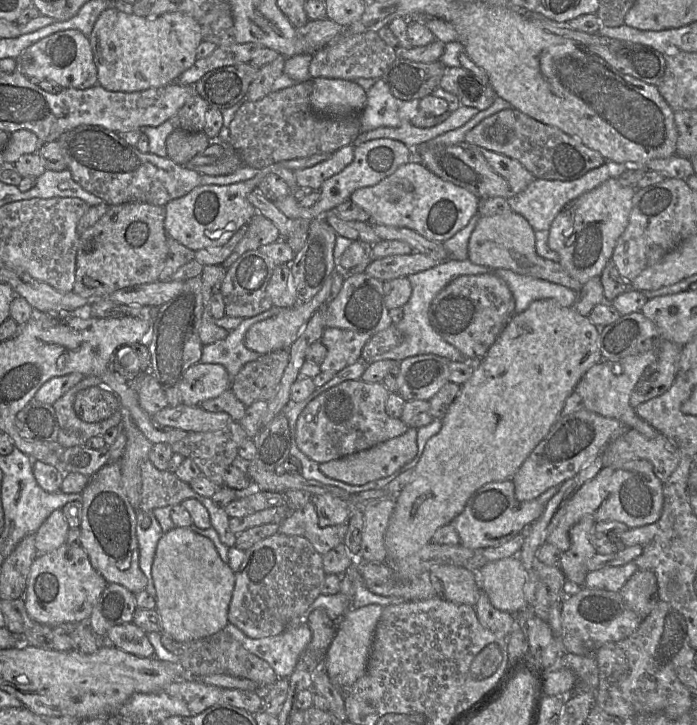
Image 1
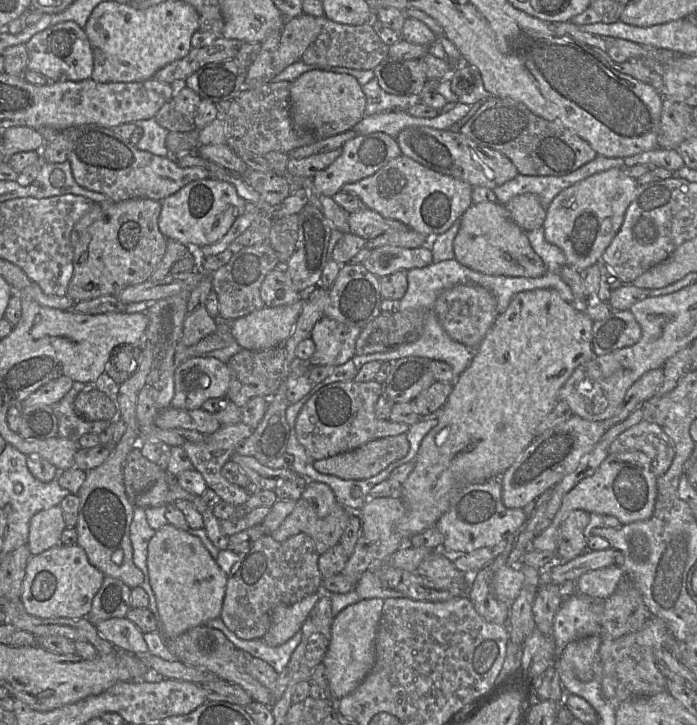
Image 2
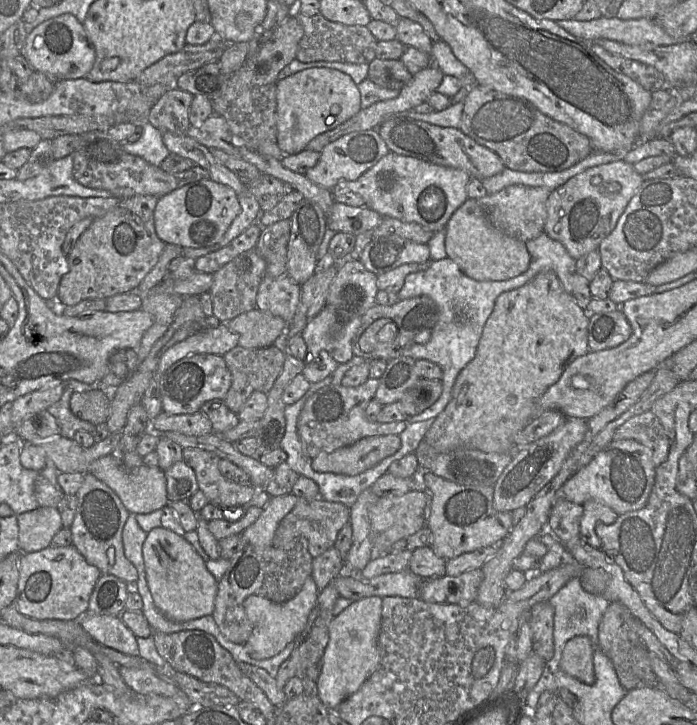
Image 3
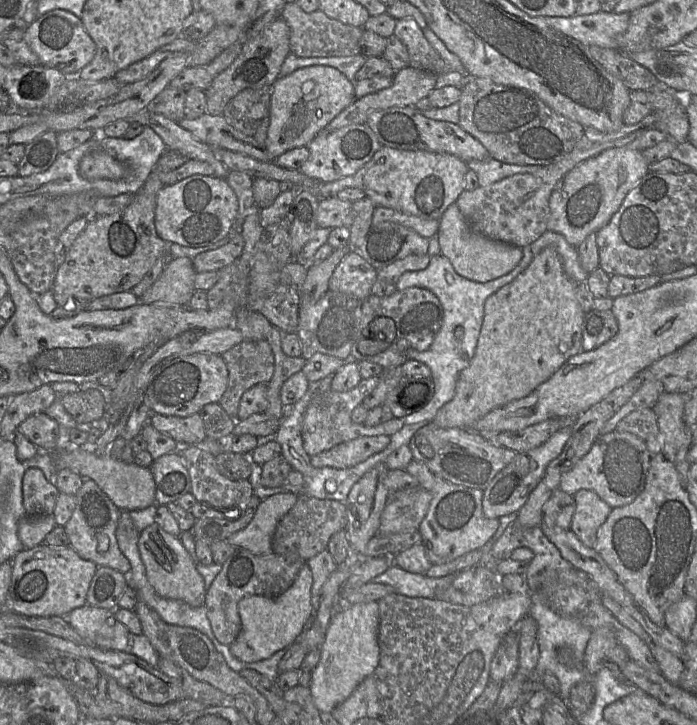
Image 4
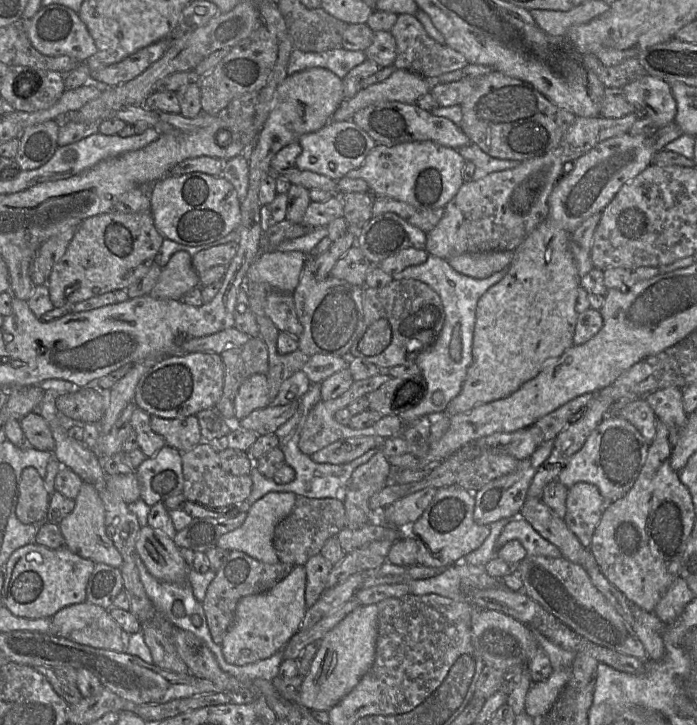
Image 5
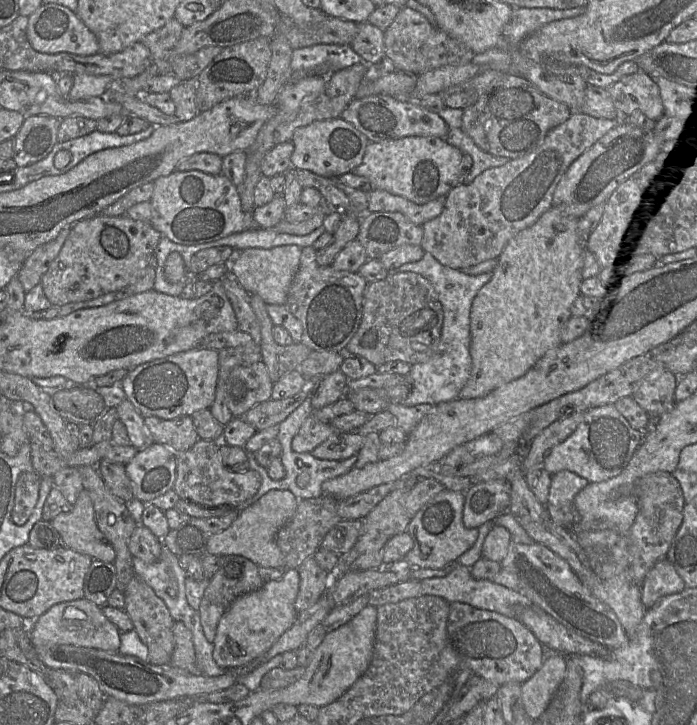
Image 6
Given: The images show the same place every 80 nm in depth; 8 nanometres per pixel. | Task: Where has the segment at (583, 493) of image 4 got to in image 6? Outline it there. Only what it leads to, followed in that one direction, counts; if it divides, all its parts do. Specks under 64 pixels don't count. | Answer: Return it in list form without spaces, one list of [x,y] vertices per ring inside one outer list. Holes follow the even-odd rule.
[[[568,470],[552,475],[546,507],[553,522],[571,530],[577,520],[574,499],[588,484],[587,479]]]

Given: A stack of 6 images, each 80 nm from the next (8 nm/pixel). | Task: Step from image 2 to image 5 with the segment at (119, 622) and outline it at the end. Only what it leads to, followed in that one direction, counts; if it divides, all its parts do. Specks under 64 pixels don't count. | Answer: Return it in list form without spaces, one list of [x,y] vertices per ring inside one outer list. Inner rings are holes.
[[[87,601],[83,602],[83,603],[79,603],[79,604],[73,604],[73,605],[69,605],[66,606],[62,609],[60,609],[56,614],[54,614],[51,617],[51,621],[52,621],[52,633],[47,633],[47,634],[51,634],[54,636],[58,636],[58,637],[62,637],[65,639],[69,639],[71,641],[77,642],[79,644],[83,644],[83,645],[88,645],[94,648],[100,648],[100,649],[106,649],[106,650],[112,650],[115,652],[124,652],[124,645],[123,645],[123,630],[122,628],[119,626],[119,624],[112,618],[112,616],[109,614],[107,609],[102,608],[101,606],[97,606],[95,604],[91,604]]]

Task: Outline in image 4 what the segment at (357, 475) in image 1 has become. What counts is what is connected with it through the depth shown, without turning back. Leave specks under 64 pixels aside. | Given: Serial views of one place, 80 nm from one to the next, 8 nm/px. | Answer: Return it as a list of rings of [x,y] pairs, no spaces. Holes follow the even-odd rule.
[[[387,435],[359,437],[312,456],[311,463],[317,468],[351,468],[381,452],[389,443]]]

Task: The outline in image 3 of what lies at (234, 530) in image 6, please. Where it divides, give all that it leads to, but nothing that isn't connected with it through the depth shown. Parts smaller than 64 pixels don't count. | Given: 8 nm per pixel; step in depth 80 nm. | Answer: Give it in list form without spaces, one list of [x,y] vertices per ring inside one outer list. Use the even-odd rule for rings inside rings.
[[[293,493],[271,497],[258,519],[241,536],[248,545],[270,547],[282,519],[295,507],[298,497]]]

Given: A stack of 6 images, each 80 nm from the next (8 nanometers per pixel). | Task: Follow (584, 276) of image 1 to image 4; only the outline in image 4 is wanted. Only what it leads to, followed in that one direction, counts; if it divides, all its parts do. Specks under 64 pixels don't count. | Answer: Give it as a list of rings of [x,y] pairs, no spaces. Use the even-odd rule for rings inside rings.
[[[615,147],[588,158],[570,170],[549,198],[548,231],[557,232],[574,247],[608,223],[627,193],[649,172],[641,150]]]

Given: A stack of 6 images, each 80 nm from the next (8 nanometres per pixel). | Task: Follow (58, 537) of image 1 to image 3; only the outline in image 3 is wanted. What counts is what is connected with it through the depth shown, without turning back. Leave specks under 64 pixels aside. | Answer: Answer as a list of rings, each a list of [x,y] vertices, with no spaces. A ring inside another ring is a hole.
[[[39,507],[18,516],[19,543],[22,553],[41,551],[51,546],[54,535],[61,529],[57,508]]]

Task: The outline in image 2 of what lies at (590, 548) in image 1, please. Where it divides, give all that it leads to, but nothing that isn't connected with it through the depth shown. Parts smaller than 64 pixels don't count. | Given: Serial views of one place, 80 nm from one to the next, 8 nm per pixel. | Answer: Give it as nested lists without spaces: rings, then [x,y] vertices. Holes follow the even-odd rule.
[[[574,510],[561,523],[558,530],[557,556],[560,562],[570,561],[587,551],[584,529],[590,521],[590,513]]]

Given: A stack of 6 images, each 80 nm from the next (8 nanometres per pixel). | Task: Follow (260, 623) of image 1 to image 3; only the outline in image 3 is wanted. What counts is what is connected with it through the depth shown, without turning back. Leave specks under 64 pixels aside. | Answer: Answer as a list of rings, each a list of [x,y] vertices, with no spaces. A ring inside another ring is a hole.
[[[297,537],[284,548],[255,547],[247,545],[244,552],[230,560],[230,566],[218,581],[215,608],[212,616],[227,640],[243,644],[251,635],[252,624],[243,603],[251,595],[263,596],[273,602],[286,602],[301,590],[305,580],[312,575],[313,557],[308,550],[308,540]]]

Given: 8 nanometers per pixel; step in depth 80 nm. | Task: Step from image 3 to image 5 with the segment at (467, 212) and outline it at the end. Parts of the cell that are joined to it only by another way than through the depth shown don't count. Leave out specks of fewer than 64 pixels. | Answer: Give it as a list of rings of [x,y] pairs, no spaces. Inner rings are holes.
[[[512,250],[486,252],[468,252],[449,258],[449,264],[459,273],[483,279],[504,268],[508,268],[513,259]]]

